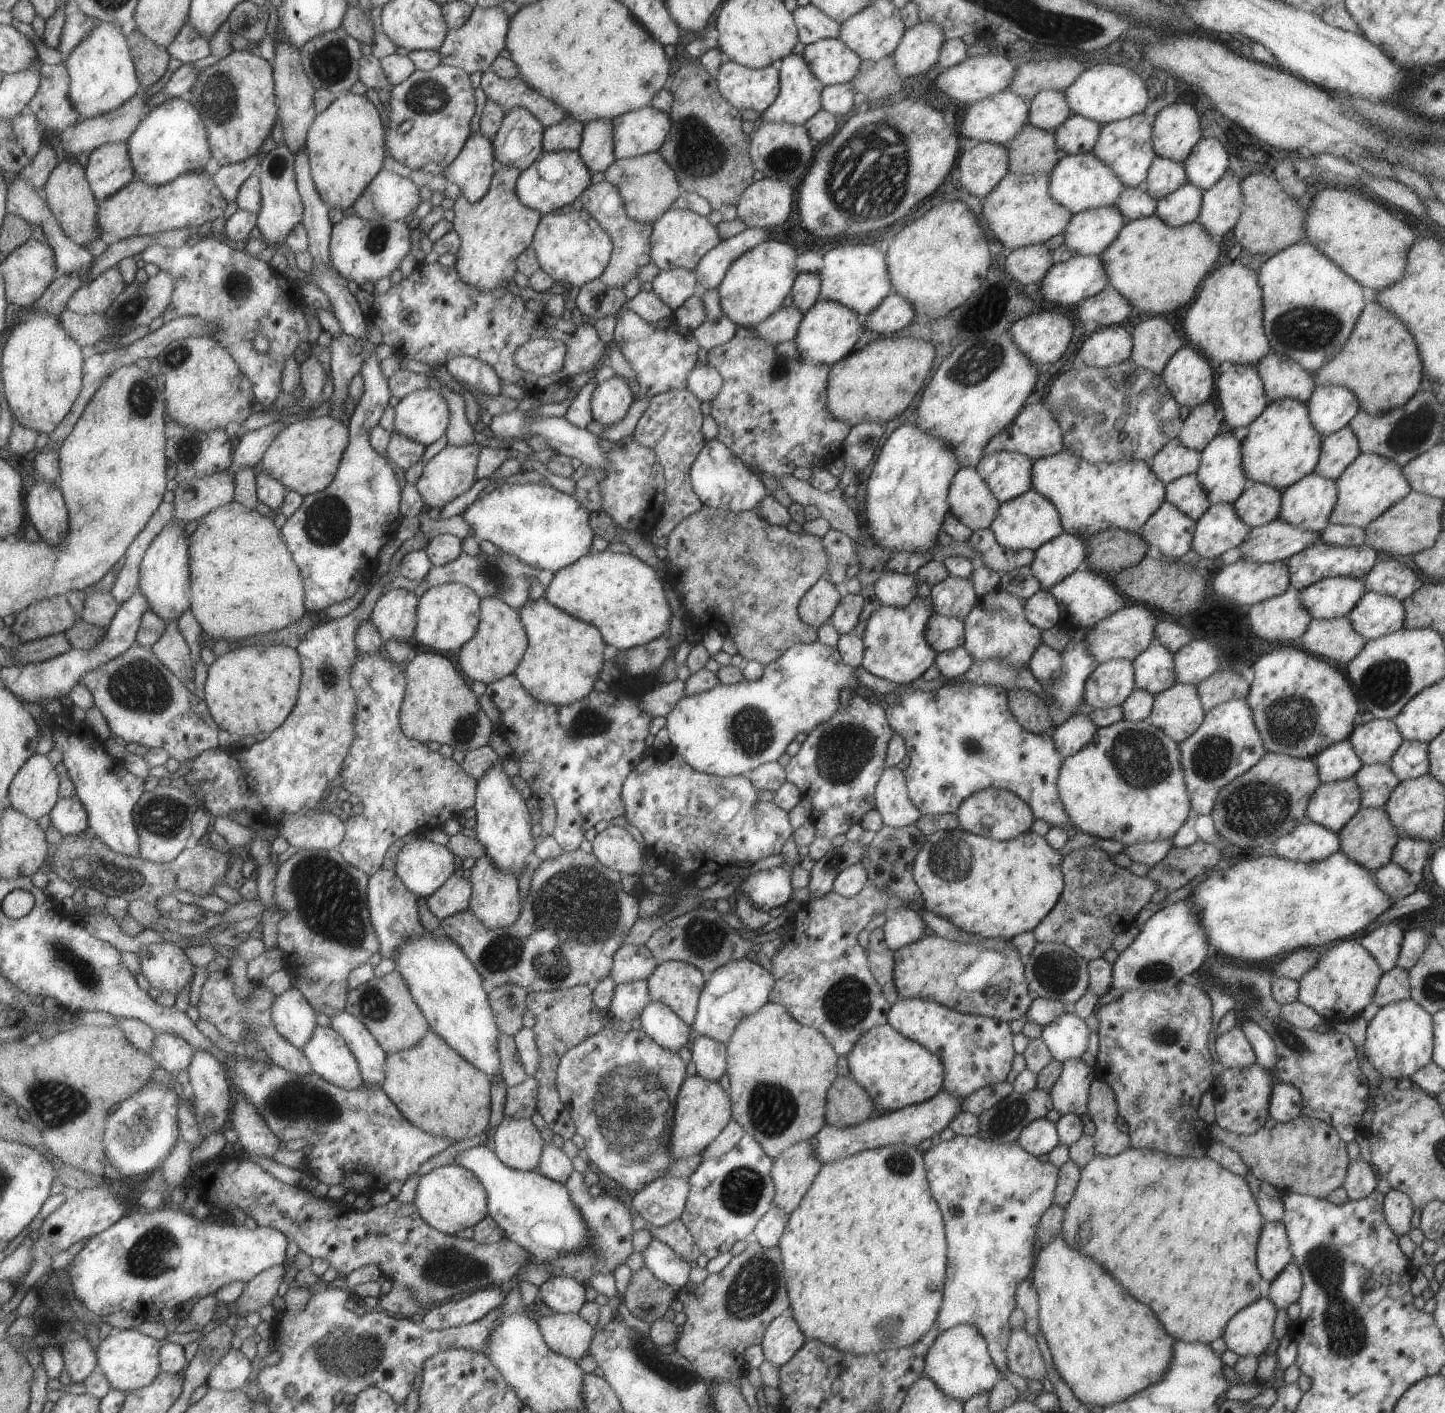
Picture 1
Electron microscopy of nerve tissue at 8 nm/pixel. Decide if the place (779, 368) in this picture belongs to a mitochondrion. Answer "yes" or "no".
yes

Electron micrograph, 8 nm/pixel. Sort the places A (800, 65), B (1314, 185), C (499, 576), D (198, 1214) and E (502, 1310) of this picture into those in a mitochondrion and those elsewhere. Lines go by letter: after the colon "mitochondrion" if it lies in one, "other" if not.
A: other
B: other
C: mitochondrion
D: other
E: other

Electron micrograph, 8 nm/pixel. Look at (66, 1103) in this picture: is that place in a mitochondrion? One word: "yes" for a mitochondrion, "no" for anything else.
yes

